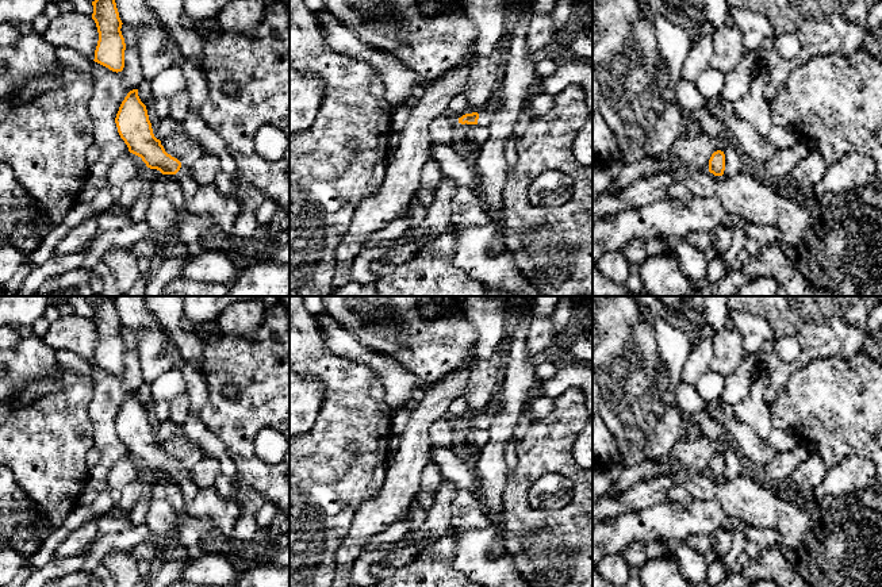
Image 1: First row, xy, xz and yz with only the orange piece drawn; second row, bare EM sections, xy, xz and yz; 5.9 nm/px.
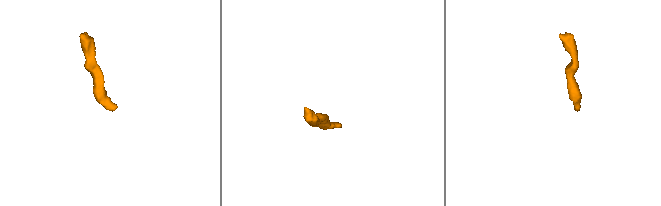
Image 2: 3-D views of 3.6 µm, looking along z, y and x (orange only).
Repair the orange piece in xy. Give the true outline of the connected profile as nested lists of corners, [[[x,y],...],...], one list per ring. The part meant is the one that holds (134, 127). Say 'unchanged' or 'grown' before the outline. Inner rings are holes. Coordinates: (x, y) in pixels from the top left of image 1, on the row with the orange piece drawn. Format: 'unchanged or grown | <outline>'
grown | [[[138,89],[127,93],[115,123],[130,153],[141,157],[147,168],[177,177],[185,200],[198,193],[202,185],[192,179],[191,168],[183,166],[177,158],[168,154],[161,141],[154,137],[146,105],[141,101]]]

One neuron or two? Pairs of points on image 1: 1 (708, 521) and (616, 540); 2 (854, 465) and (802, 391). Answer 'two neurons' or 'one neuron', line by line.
1: one neuron
2: two neurons

